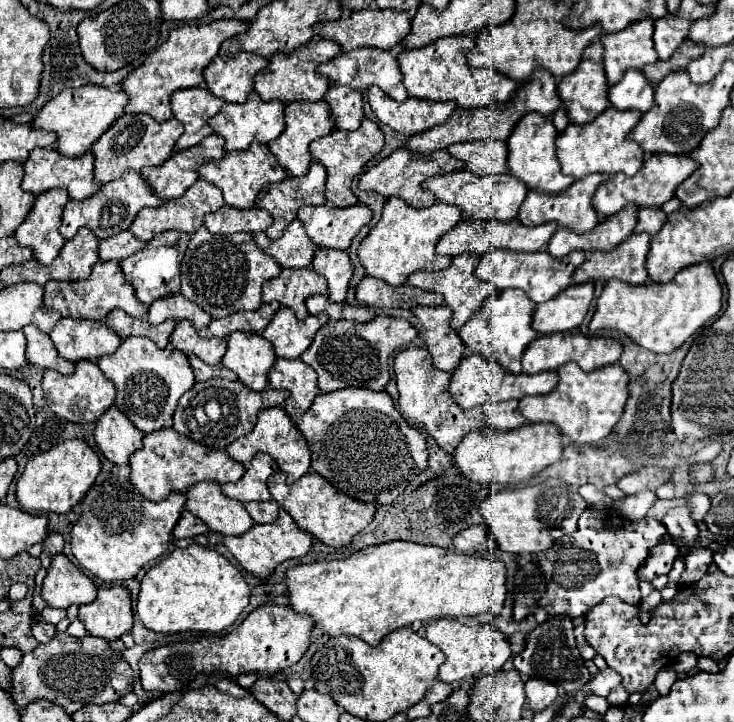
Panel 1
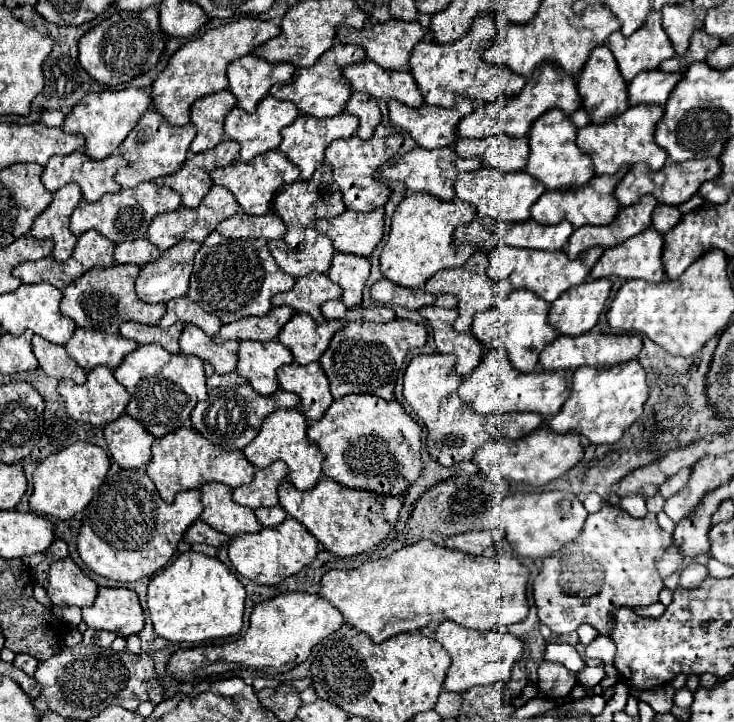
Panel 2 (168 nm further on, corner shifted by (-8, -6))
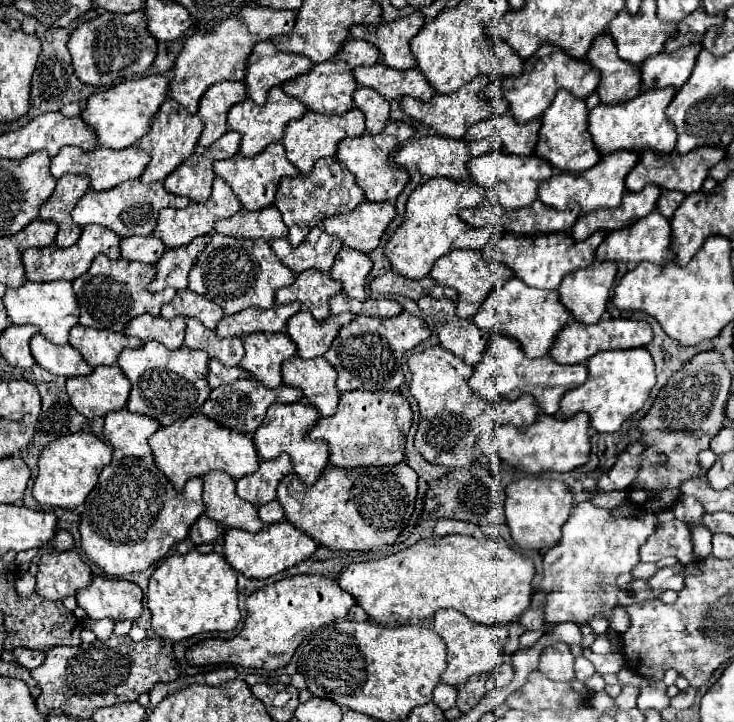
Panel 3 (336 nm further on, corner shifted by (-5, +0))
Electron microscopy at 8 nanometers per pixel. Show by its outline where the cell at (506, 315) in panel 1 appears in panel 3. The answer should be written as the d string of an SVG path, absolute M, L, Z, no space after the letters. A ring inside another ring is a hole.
M517 277L509 279L501 289L495 289L483 301L477 315L473 317L473 323L477 327L481 327L489 333L499 333L499 335L517 339L521 343L525 355L529 355L529 359L545 357L553 343L553 337L567 325L567 321L569 321L569 313L565 311L565 307L561 307L557 291L529 287L529 285L521 283L521 279L517 279Z

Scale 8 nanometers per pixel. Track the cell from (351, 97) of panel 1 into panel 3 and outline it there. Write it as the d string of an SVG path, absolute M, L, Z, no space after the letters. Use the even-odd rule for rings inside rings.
M357 87L353 93L355 107L365 115L365 133L377 135L389 121L389 103L369 87Z

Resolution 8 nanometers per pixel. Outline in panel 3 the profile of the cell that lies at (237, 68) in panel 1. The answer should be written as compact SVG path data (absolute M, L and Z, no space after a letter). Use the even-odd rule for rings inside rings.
M261 41L253 47L247 59L245 87L247 97L263 105L267 101L267 91L275 85L281 85L295 75L307 73L311 61L299 53L283 53L271 41Z

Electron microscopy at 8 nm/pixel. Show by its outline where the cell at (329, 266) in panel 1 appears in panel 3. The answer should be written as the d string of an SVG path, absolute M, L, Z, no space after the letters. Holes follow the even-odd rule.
M343 247L337 253L337 259L333 263L331 269L331 277L335 281L343 283L343 291L357 301L365 299L365 279L371 271L371 259L369 255L355 251L355 249L347 249Z

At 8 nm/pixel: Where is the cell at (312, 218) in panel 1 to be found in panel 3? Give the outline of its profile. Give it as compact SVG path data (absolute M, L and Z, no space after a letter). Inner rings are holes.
M389 201L383 203L361 203L349 213L325 219L321 225L327 233L339 237L345 247L371 253L377 249L379 239L391 219L395 217L395 207Z

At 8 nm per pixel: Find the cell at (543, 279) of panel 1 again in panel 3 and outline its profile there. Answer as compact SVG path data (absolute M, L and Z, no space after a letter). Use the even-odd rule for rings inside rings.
M597 231L593 233L587 241L573 241L571 237L563 235L563 233L551 233L551 235L541 235L541 237L519 237L519 235L503 235L499 241L489 243L483 249L483 257L489 261L499 261L505 263L515 277L519 277L523 283L527 283L529 287L537 287L537 289L557 289L561 279L579 267L587 267L593 263L595 257L595 249L599 247L599 243L603 241L605 233Z

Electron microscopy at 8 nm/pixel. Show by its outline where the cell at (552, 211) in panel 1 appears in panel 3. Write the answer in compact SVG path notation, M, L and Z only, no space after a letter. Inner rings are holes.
M617 151L602 157L599 163L583 173L557 172L549 181L539 187L539 201L545 207L565 211L571 201L577 201L581 213L599 211L599 209L613 209L621 205L621 197L625 193L625 175L631 167L635 167L639 155L633 151Z

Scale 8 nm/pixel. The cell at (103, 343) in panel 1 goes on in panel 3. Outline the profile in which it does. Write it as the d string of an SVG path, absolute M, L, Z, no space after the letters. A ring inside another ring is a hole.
M75 325L69 335L69 345L75 347L91 367L97 367L97 365L115 365L119 351L127 347L139 349L143 341L127 337L123 333Z

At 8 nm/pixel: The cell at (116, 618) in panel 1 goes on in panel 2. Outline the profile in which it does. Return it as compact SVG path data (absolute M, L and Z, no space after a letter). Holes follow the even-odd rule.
M100 587L98 597L90 607L82 607L82 619L90 629L114 631L120 637L128 637L132 633L140 633L144 627L144 611L138 603L138 595L126 587Z

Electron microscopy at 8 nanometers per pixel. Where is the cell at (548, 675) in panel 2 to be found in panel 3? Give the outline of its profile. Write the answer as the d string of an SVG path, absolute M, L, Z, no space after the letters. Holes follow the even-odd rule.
M553 643L547 649L543 649L539 659L539 671L545 673L551 681L571 681L575 679L573 661L575 657L569 645Z

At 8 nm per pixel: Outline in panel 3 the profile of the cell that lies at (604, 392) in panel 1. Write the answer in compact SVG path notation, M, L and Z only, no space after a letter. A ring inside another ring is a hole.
M625 349L625 351L603 351L593 355L593 359L587 361L589 377L585 385L579 385L565 393L561 399L561 415L563 419L573 417L579 411L585 411L589 415L589 423L597 433L615 433L621 429L621 425L637 413L653 385L655 385L655 365L651 355L645 349Z

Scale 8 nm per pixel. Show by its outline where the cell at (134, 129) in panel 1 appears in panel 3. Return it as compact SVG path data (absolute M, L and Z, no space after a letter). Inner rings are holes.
M167 99L159 111L153 115L153 119L149 121L149 131L147 135L143 135L137 141L137 147L141 151L147 151L151 161L145 167L143 175L139 177L141 183L153 183L153 181L163 181L175 167L179 167L197 147L197 139L201 135L203 129L203 121L197 115L189 115L185 111L185 107L181 107L177 101Z

